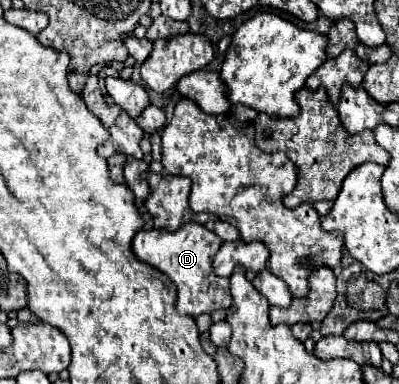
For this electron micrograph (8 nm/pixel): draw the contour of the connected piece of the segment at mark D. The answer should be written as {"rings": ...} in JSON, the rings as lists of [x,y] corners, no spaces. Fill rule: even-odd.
{"rings":[[[185,223],[177,231],[169,229],[149,229],[149,231],[139,231],[133,239],[133,253],[143,261],[165,273],[177,287],[177,311],[197,317],[201,313],[213,313],[215,309],[229,309],[231,305],[231,293],[229,293],[229,279],[219,279],[213,273],[213,255],[221,247],[221,239],[209,231],[207,227],[199,223]]]}

